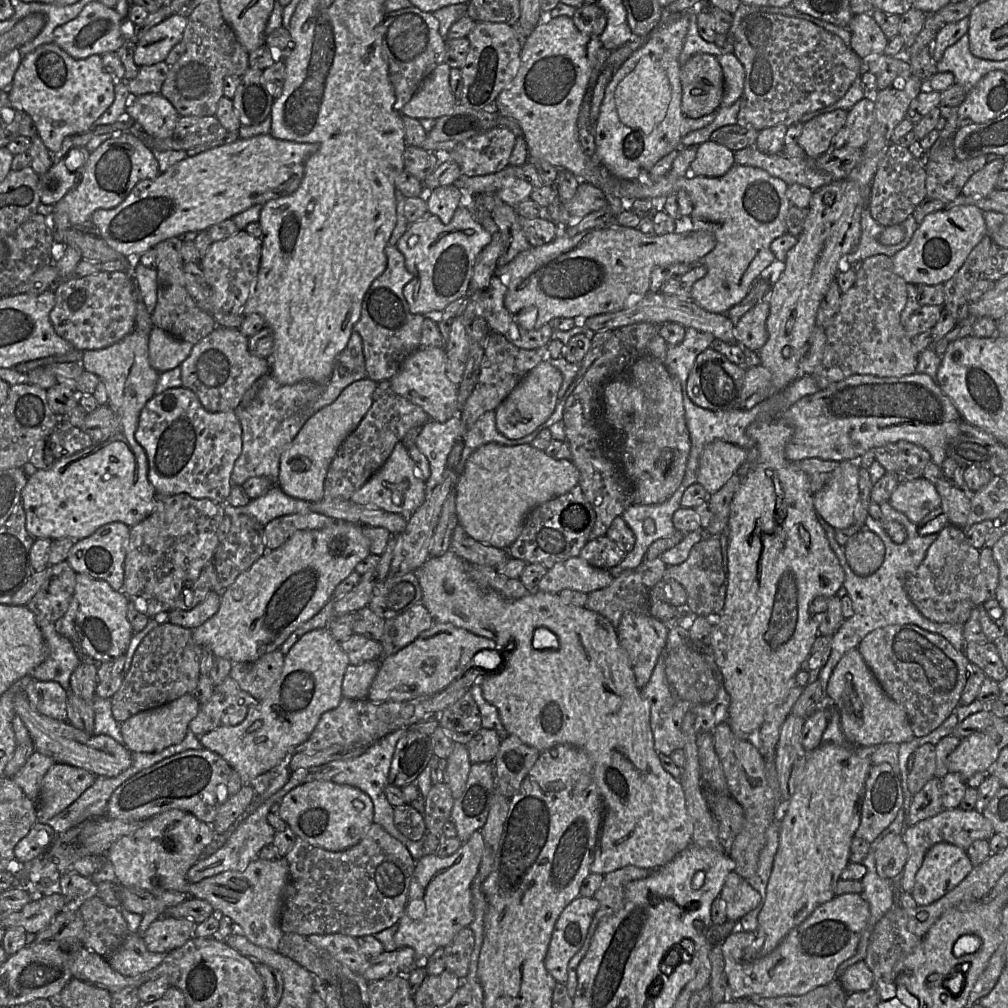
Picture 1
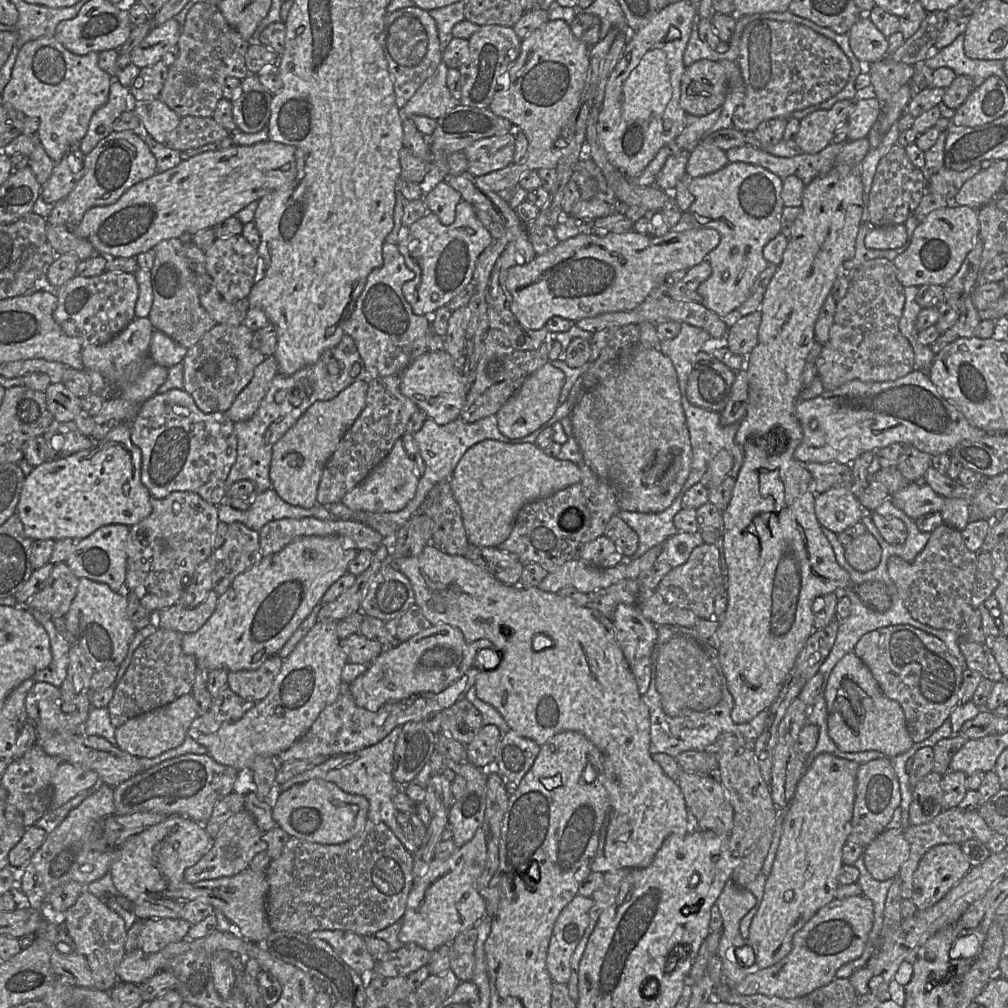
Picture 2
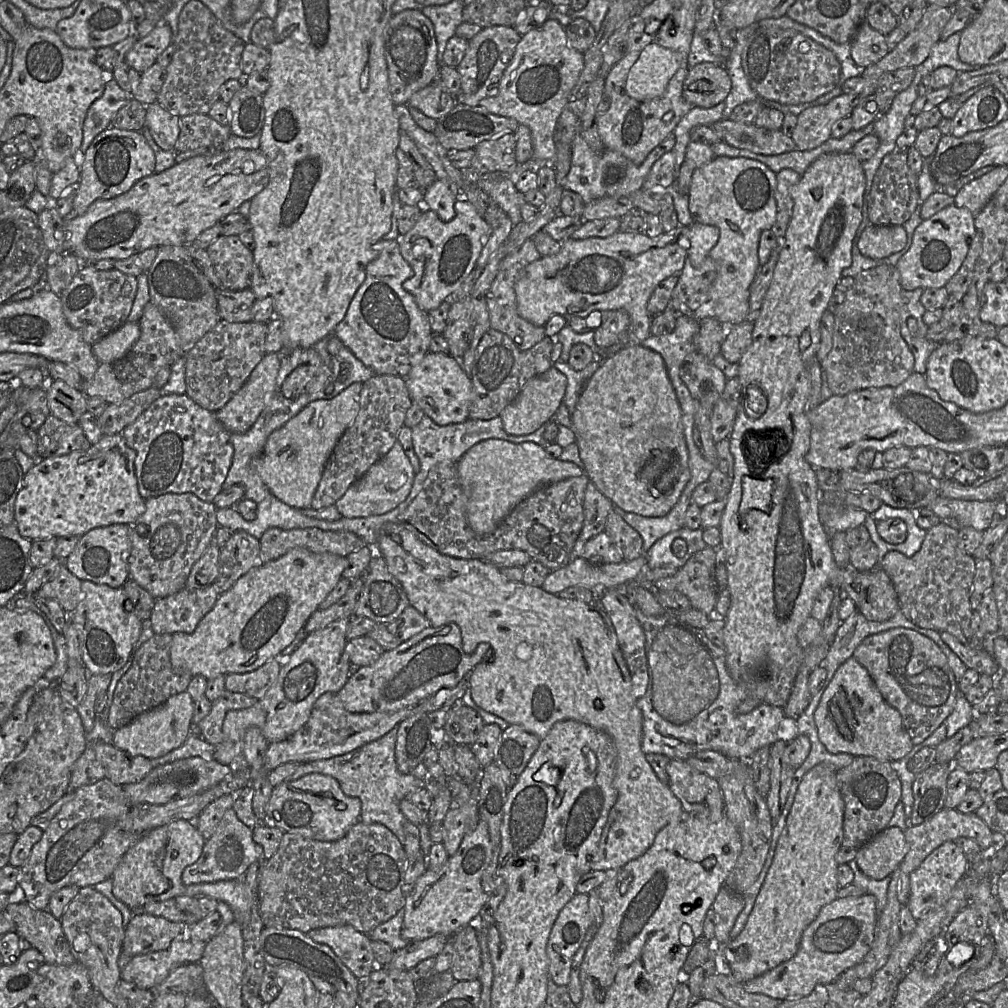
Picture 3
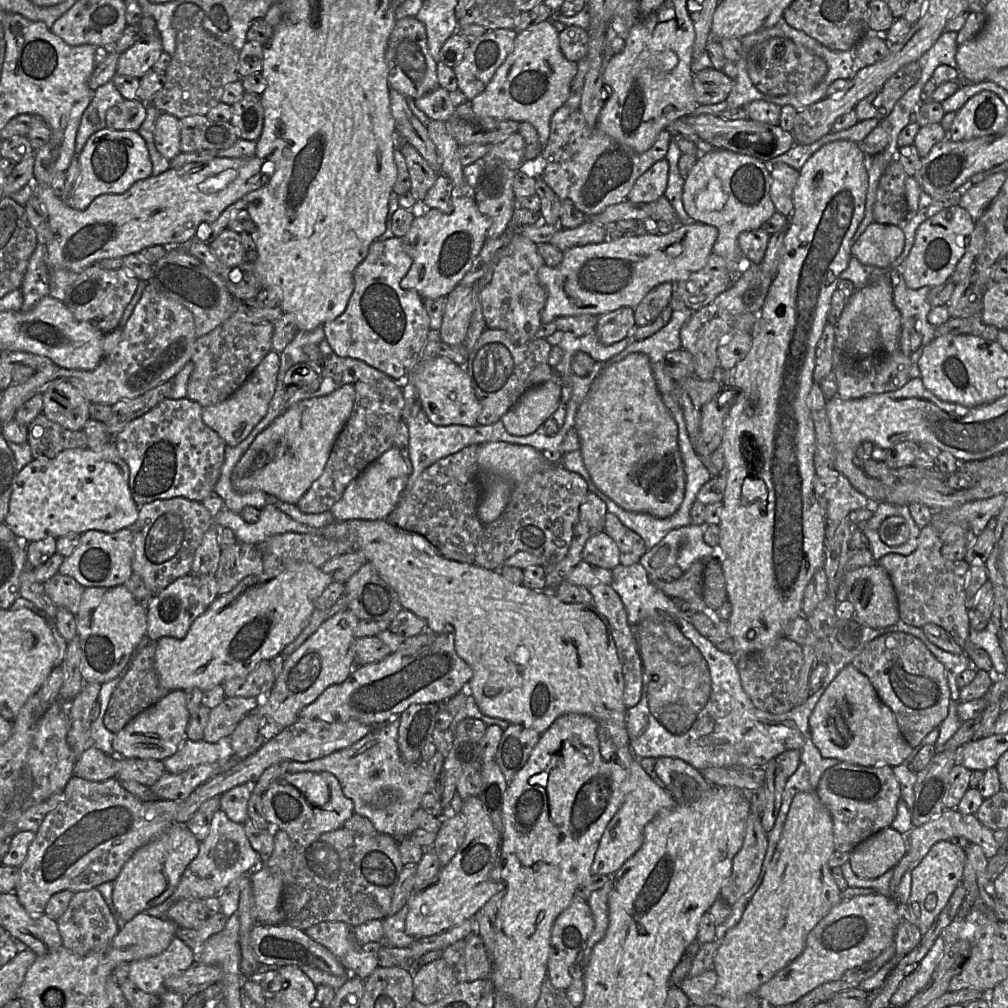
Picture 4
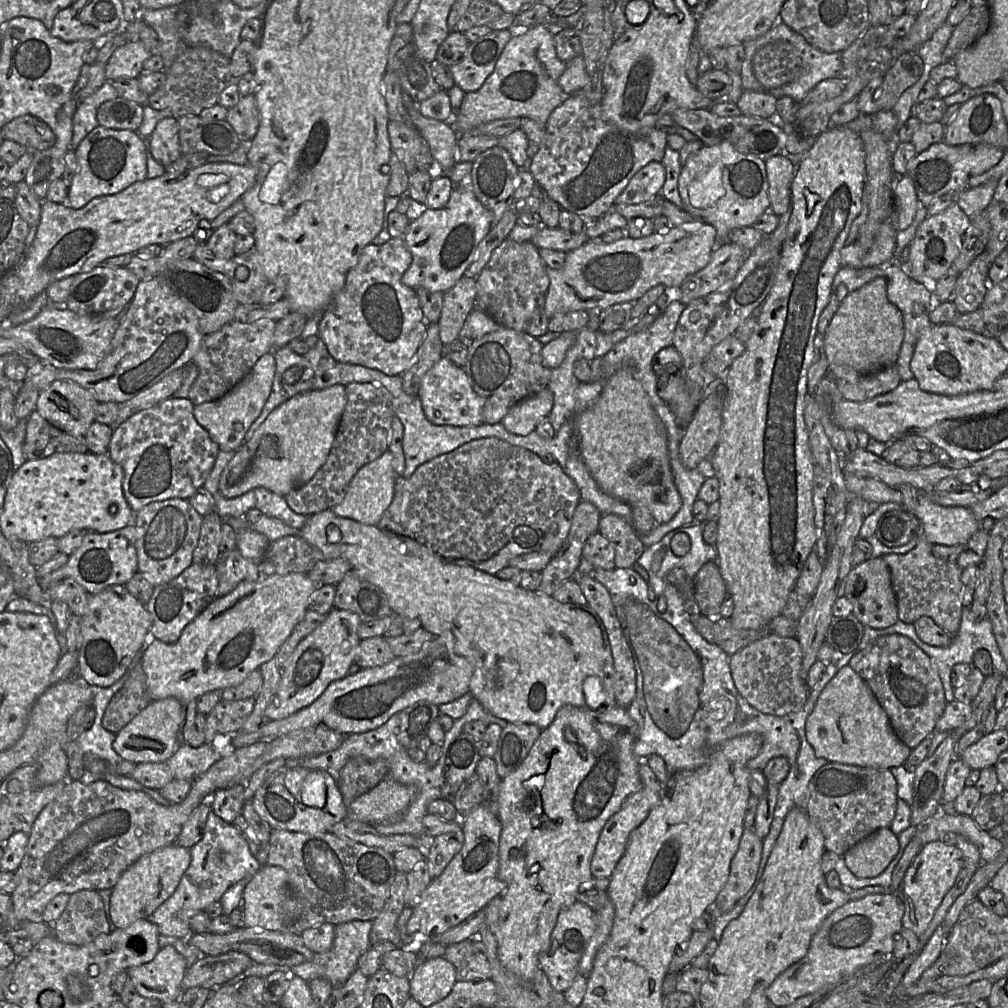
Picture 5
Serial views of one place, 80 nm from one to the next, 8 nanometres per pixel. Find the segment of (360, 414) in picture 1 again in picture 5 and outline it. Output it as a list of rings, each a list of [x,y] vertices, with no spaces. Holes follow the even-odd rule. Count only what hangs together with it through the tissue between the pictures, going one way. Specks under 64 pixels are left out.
[[[336,384],[296,394],[275,408],[248,442],[236,450],[219,479],[219,492],[228,499],[264,487],[285,497],[310,481],[325,463],[347,403],[346,387]]]

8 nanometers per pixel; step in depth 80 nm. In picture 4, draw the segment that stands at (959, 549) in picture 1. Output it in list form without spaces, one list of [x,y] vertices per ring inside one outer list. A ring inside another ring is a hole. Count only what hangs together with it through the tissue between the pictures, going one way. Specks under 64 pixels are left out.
[[[931,525],[921,528],[917,549],[908,556],[889,553],[877,563],[882,566],[892,581],[897,601],[899,618],[908,625],[922,628],[932,623],[946,630],[964,649],[974,668],[990,672],[992,661],[988,653],[970,640],[969,610],[965,605],[965,580],[970,565],[965,560],[948,560],[941,554],[944,543]]]

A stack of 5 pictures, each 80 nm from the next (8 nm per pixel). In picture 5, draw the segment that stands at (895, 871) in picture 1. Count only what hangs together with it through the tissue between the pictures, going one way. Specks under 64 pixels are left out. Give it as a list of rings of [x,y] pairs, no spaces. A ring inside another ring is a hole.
[[[884,827],[856,843],[842,858],[856,877],[875,878],[888,867],[899,849],[898,835]]]

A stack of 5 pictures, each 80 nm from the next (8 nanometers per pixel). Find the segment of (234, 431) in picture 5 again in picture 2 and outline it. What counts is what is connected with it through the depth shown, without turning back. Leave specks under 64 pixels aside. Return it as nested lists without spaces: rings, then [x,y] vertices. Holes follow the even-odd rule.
[[[274,356],[266,357],[254,371],[249,384],[240,392],[225,415],[233,422],[244,422],[252,418],[262,399],[267,394],[271,382],[278,373],[278,363]]]

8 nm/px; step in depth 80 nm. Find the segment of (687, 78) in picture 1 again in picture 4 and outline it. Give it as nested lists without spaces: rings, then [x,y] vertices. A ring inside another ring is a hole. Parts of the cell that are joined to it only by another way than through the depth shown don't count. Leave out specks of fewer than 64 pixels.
[[[713,67],[705,68],[692,76],[693,95],[699,105],[713,105],[727,99],[733,81]]]

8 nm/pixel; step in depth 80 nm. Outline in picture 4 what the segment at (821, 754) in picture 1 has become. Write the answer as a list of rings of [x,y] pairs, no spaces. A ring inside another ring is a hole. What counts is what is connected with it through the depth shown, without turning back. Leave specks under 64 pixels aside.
[[[815,792],[797,793],[761,885],[749,901],[741,920],[719,940],[713,968],[717,974],[715,992],[718,995],[736,998],[744,994],[756,994],[762,984],[800,956],[809,932],[842,901],[841,890],[829,866],[829,859],[835,851],[833,821],[829,810]]]

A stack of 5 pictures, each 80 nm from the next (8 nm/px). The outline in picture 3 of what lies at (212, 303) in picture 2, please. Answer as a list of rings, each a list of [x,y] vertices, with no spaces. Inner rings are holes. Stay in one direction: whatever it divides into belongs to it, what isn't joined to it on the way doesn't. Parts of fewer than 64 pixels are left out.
[[[250,288],[241,291],[215,290],[221,320],[228,322],[252,321],[252,306],[256,297]]]

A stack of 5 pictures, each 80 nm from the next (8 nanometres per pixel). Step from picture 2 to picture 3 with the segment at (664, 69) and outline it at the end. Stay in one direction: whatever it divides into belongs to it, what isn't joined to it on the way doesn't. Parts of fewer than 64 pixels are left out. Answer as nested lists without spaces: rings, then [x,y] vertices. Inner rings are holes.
[[[656,43],[646,46],[630,68],[625,91],[637,101],[662,96],[671,79],[681,70],[680,56]]]

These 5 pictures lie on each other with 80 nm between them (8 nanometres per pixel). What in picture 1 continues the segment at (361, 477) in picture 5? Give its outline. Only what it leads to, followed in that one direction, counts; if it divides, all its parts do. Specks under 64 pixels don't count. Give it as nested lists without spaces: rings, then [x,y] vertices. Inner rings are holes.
[[[399,441],[382,467],[354,494],[350,500],[367,507],[376,507],[390,513],[410,516],[426,499],[425,481],[419,476],[407,448]]]

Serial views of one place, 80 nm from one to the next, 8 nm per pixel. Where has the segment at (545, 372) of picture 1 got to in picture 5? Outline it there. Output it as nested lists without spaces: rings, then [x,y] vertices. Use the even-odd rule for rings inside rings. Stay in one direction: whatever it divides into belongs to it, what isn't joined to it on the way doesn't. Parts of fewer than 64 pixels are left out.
[[[548,387],[517,403],[501,421],[512,434],[526,436],[535,431],[537,424],[549,416],[554,403]]]

